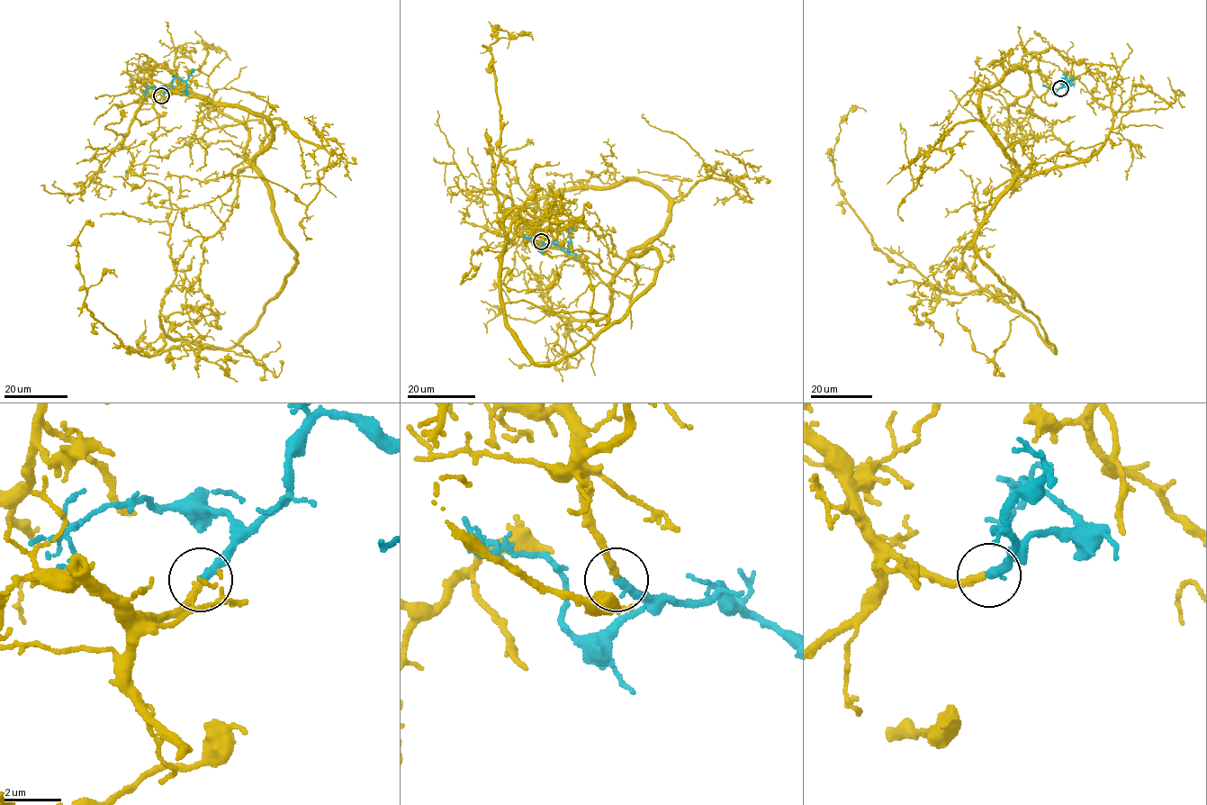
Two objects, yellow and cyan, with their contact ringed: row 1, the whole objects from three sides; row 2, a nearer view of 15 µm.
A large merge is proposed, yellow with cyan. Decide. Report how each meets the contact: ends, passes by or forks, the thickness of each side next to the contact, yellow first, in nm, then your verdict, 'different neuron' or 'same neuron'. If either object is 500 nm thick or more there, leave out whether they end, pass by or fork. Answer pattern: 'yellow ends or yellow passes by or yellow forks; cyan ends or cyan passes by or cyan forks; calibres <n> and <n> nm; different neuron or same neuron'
yellow ends; cyan ends; calibres 260 and 320 nm; same neuron

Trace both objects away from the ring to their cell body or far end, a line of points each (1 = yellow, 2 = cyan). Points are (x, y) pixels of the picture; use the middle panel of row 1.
1: (541, 241), (556, 192), (669, 200), (626, 258), (571, 221), (504, 249), (497, 25), (507, 49)
2: (541, 241), (549, 244), (553, 242), (567, 250), (569, 229), (574, 231)

